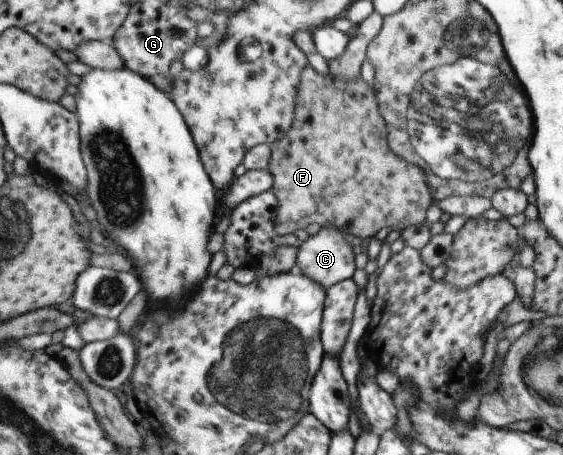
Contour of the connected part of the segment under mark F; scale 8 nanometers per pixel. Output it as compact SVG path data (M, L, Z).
M306 68L302 71L301 82L298 87L298 94L295 98L296 107L294 108L294 120L292 127L287 134L275 143L268 145L271 154L267 165L267 170L273 176L274 186L270 191L278 197L278 220L275 224L275 230L279 236L291 234L295 231L303 231L309 224L318 224L321 226L333 226L343 232L343 236L351 238L371 238L379 232L381 228L392 228L392 230L402 230L408 226L417 226L425 223L426 211L429 210L430 204L436 204L434 192L431 192L425 181L425 173L414 165L404 161L402 158L395 156L391 152L389 142L386 140L386 121L381 120L380 112L377 112L377 101L375 100L372 86L363 82L362 79L343 80L343 78L333 76L330 73L325 75L317 74L313 68Z

